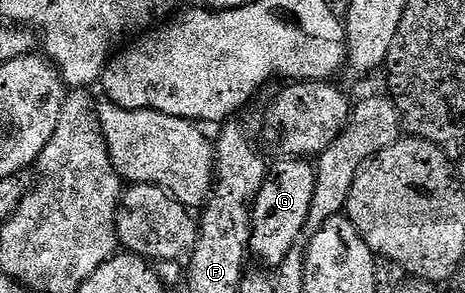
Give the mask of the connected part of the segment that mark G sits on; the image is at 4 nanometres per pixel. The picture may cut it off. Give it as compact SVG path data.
M306 158L292 159L296 160L278 160L269 165L266 181L260 186L250 209L250 252L253 259L255 256L259 260L255 260L259 265L270 270L277 270L284 258L288 258L288 250L292 250L304 236L314 193L315 165Z

